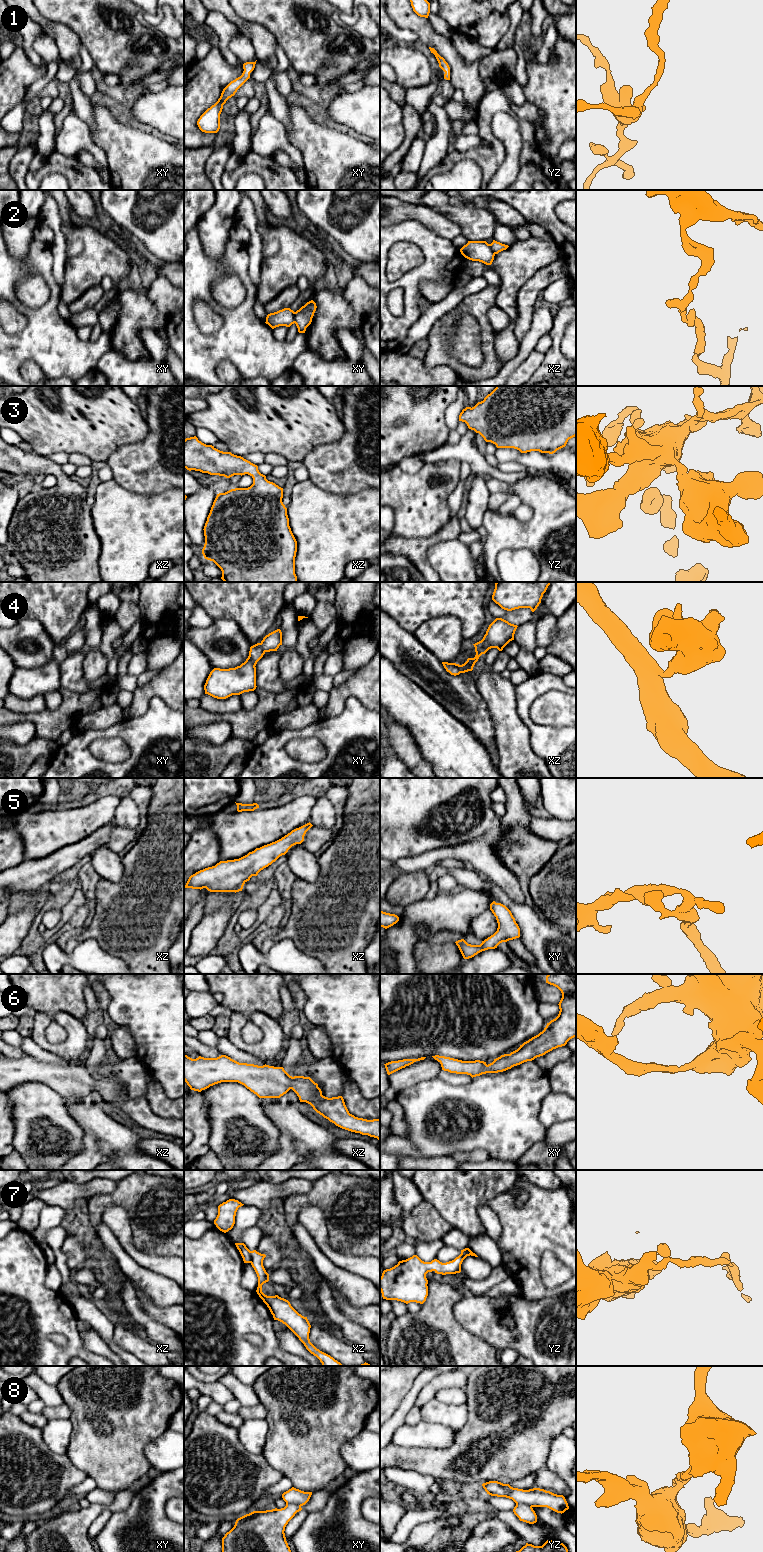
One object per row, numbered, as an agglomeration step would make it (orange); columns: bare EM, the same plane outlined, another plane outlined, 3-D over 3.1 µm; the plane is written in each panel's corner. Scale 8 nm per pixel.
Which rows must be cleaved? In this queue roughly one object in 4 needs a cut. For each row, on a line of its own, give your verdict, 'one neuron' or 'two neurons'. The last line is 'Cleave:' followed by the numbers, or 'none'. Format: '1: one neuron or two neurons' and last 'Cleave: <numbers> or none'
1: one neuron
2: two neurons
3: one neuron
4: one neuron
5: one neuron
6: one neuron
7: two neurons
8: two neurons
Cleave: 2, 7, 8

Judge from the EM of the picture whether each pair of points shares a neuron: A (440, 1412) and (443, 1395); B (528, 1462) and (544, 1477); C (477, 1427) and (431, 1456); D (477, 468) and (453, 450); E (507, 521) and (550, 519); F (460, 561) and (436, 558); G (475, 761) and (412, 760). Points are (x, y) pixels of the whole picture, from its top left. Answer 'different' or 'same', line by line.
A: different
B: different
C: same
D: same
E: same
F: same
G: different

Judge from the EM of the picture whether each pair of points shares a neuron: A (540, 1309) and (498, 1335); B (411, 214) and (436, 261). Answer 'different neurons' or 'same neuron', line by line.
A: same neuron
B: different neurons

